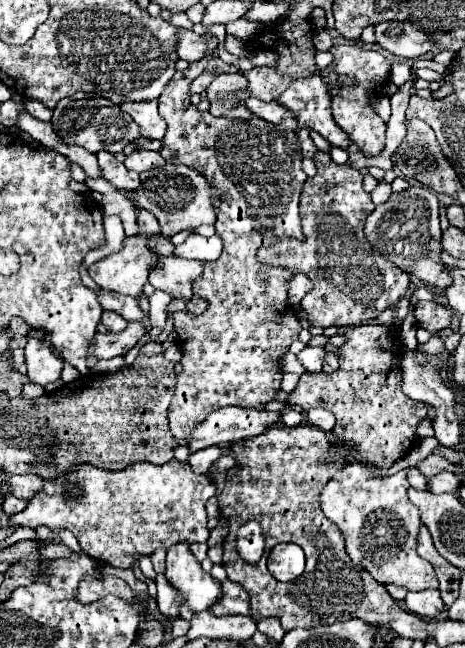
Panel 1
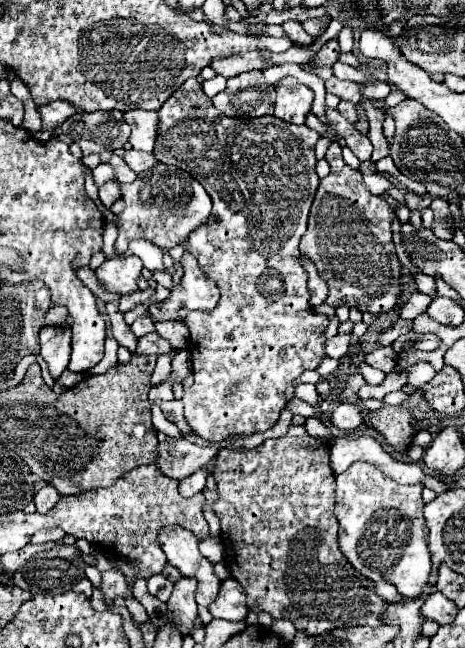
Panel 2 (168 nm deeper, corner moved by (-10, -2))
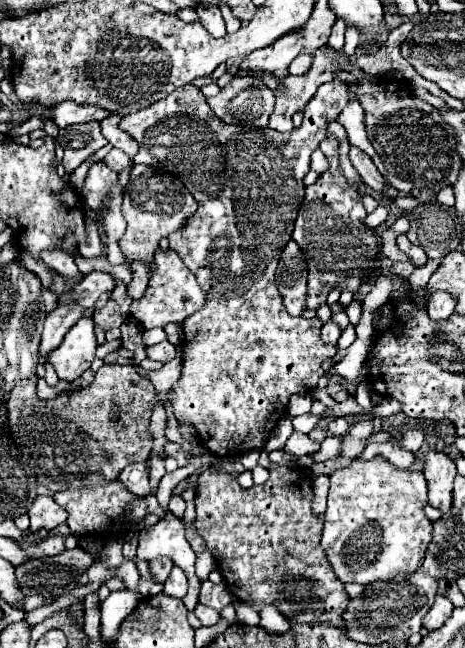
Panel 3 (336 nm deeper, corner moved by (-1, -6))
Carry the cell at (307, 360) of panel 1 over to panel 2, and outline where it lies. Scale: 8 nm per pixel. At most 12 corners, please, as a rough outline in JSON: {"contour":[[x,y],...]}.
{"contour":[[350,335],[328,339],[326,355],[340,359],[348,351]]}

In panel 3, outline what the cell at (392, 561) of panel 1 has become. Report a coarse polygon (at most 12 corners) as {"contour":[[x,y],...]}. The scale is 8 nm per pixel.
{"contour":[[421,471],[331,475],[321,547],[343,583],[415,573],[431,539]]}

